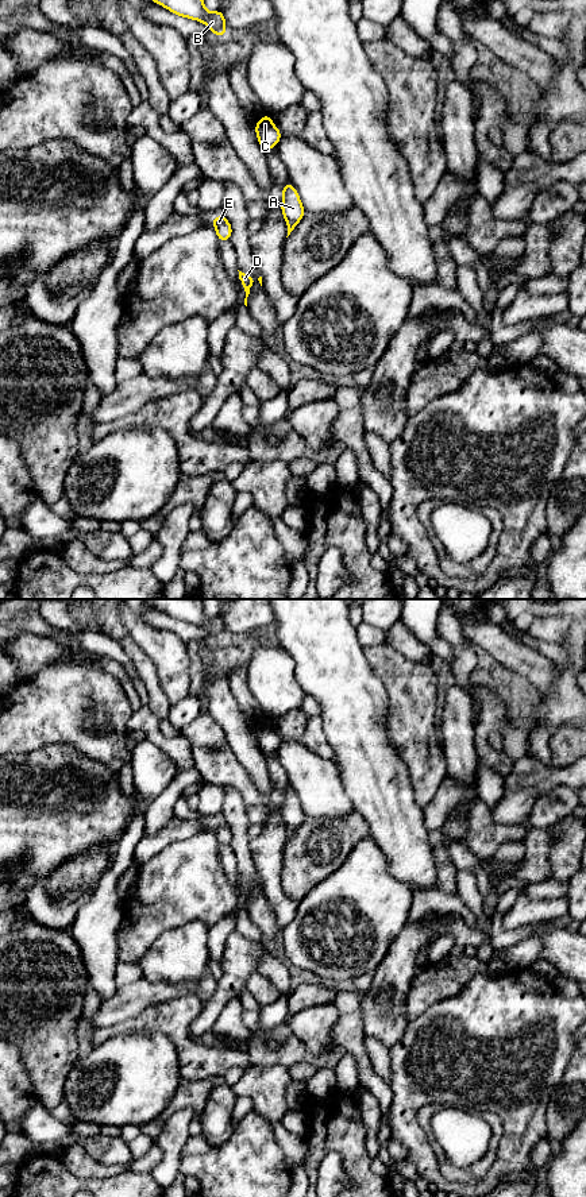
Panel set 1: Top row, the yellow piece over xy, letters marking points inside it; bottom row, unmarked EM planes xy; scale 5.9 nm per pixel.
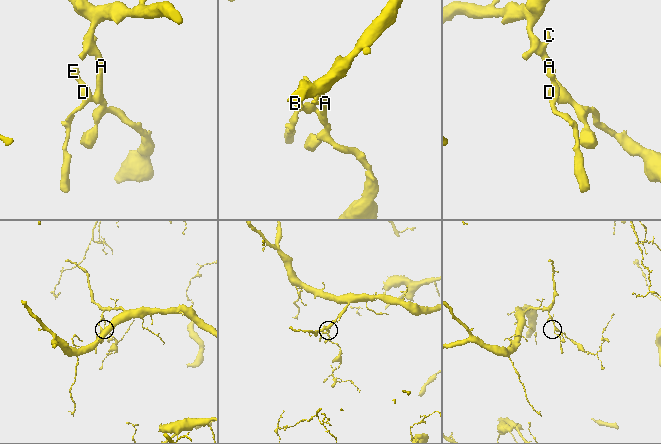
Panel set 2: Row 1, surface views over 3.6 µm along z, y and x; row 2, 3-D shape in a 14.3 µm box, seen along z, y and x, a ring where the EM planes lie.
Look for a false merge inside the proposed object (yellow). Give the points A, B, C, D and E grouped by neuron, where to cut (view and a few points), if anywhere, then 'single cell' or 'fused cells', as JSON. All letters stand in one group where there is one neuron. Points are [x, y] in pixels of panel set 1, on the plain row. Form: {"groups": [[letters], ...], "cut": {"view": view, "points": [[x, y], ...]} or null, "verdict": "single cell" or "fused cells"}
{"groups": [["A", "B", "C", "D", "E"]], "cut": null, "verdict": "single cell"}

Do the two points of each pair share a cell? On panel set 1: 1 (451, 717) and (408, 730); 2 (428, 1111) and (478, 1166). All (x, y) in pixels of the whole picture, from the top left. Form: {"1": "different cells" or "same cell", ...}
{"1": "different cells", "2": "same cell"}

